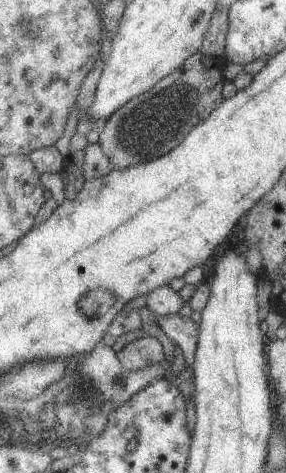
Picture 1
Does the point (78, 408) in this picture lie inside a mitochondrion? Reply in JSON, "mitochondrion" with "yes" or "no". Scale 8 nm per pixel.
{"mitochondrion":"yes"}

